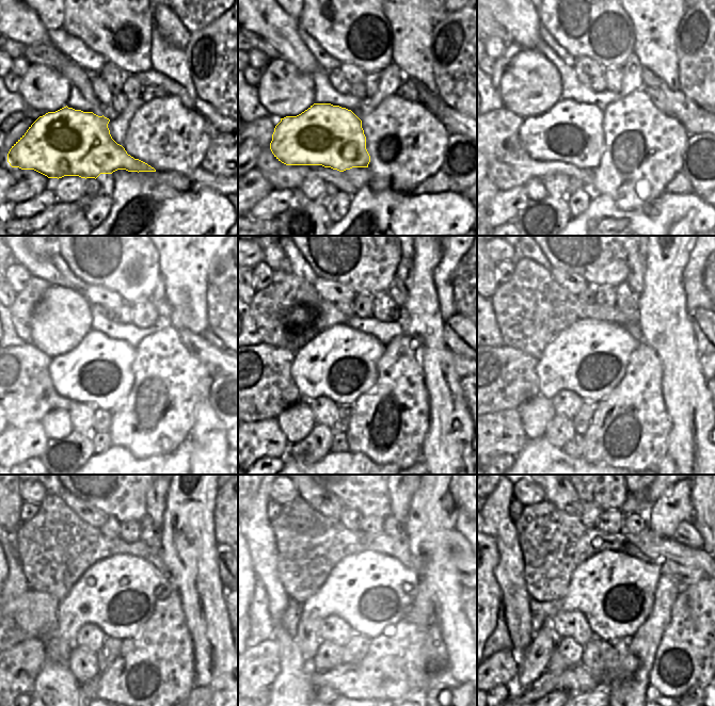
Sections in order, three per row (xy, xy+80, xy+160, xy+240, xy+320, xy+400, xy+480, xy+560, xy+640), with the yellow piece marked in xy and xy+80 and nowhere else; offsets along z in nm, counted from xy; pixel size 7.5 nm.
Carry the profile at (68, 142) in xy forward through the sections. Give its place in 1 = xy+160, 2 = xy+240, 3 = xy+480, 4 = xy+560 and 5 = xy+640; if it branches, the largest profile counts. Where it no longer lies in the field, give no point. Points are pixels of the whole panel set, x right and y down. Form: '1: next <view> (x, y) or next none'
1: next xy+160 (571, 132)
2: next xy+240 (98, 372)
3: next xy+480 (118, 593)
4: next xy+560 (370, 591)
5: next xy+640 (615, 592)

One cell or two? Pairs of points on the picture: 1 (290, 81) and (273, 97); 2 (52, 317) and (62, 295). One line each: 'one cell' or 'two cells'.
1: one cell
2: one cell

